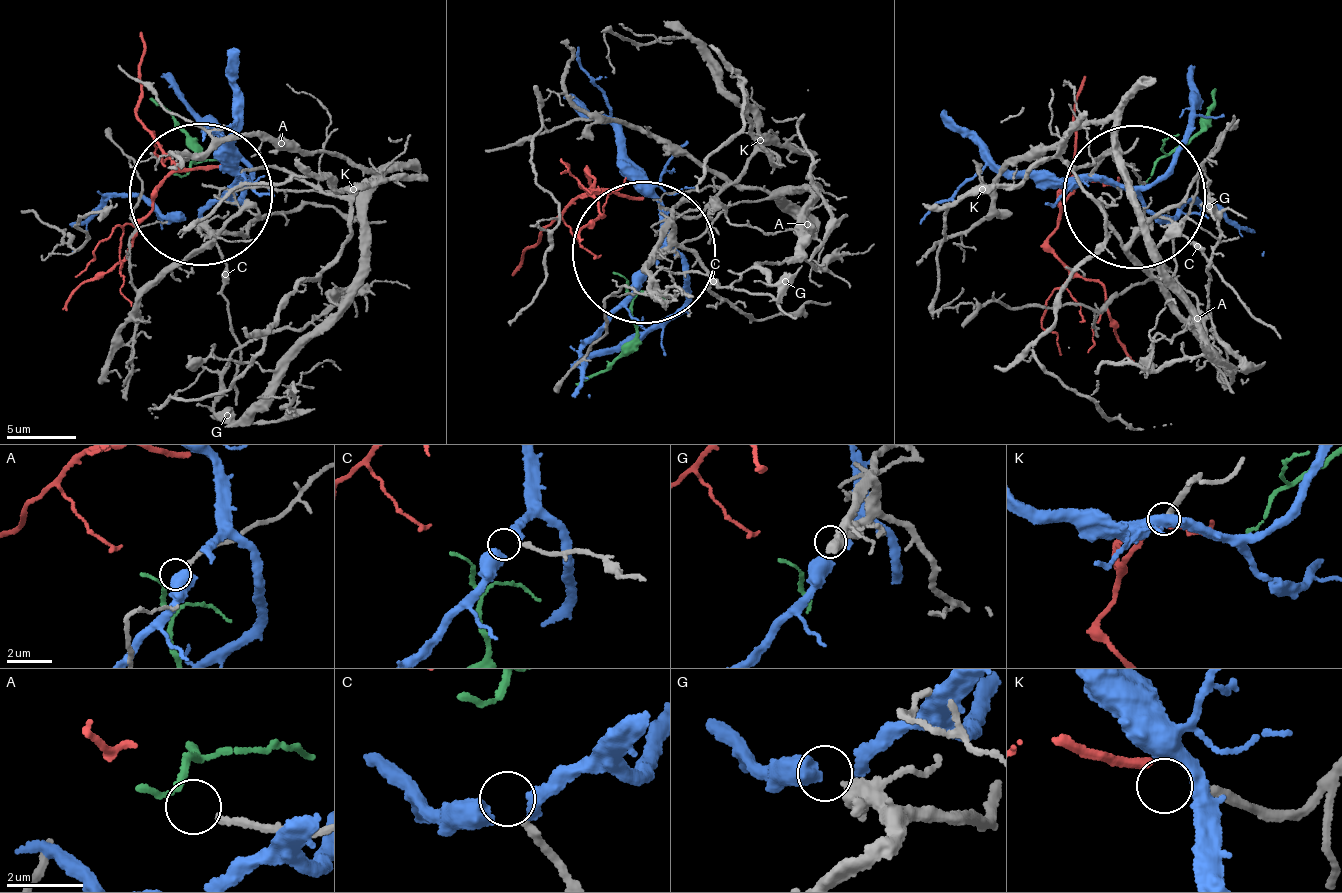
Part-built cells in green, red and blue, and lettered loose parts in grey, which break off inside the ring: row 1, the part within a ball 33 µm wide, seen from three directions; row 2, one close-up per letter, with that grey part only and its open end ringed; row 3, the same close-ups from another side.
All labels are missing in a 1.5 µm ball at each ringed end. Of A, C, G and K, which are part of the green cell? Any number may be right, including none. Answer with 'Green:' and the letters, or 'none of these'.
Green: A

